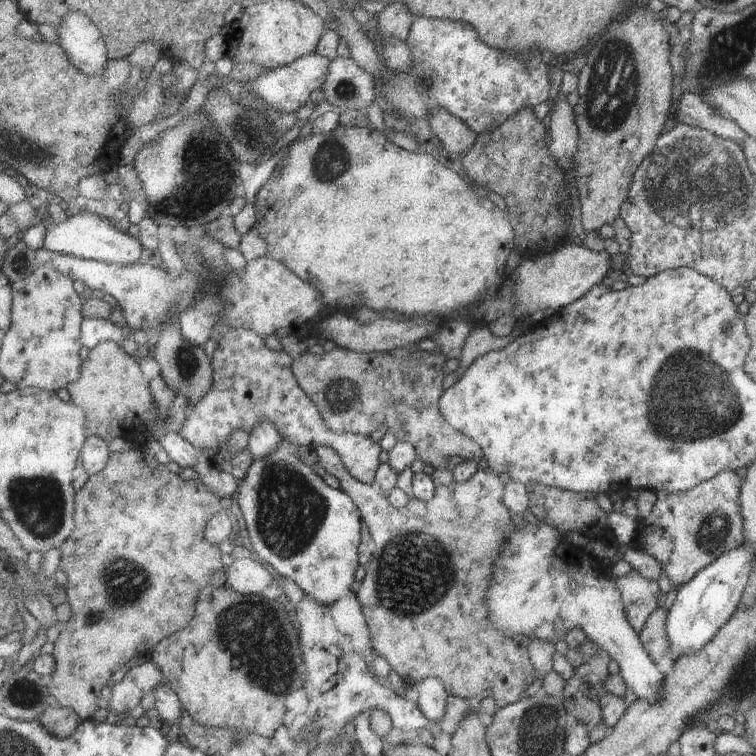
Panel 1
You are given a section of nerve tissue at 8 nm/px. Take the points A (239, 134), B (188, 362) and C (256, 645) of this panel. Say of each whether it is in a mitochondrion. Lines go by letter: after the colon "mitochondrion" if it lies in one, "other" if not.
A: mitochondrion
B: mitochondrion
C: mitochondrion

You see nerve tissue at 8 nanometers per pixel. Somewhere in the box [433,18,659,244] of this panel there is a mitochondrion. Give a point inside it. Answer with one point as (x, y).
(611, 84)

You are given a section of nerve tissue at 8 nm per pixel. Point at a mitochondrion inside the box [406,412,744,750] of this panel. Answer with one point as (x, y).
(713, 531)

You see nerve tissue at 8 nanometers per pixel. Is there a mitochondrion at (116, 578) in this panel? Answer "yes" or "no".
yes

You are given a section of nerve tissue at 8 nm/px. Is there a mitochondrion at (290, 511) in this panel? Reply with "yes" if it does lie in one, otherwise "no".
yes

